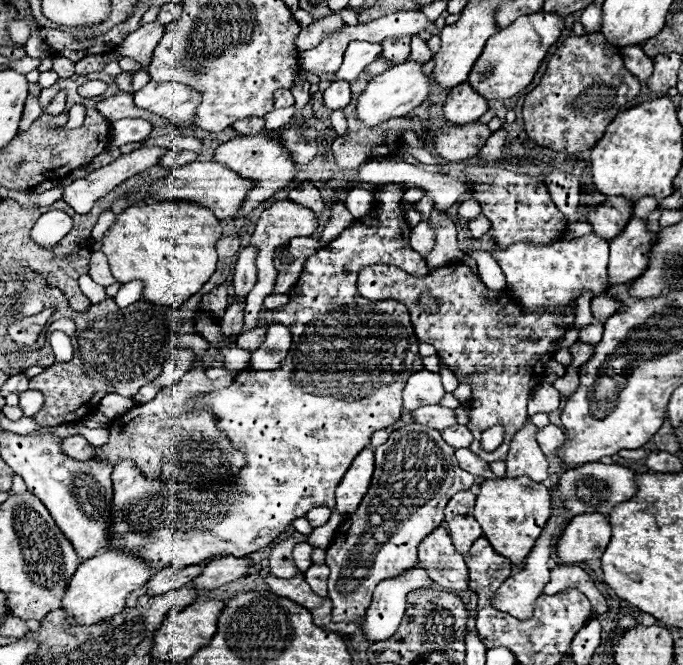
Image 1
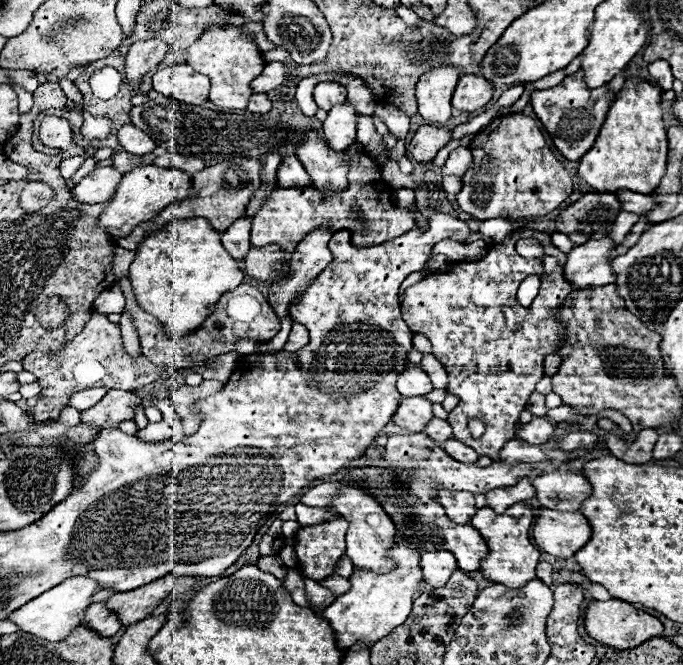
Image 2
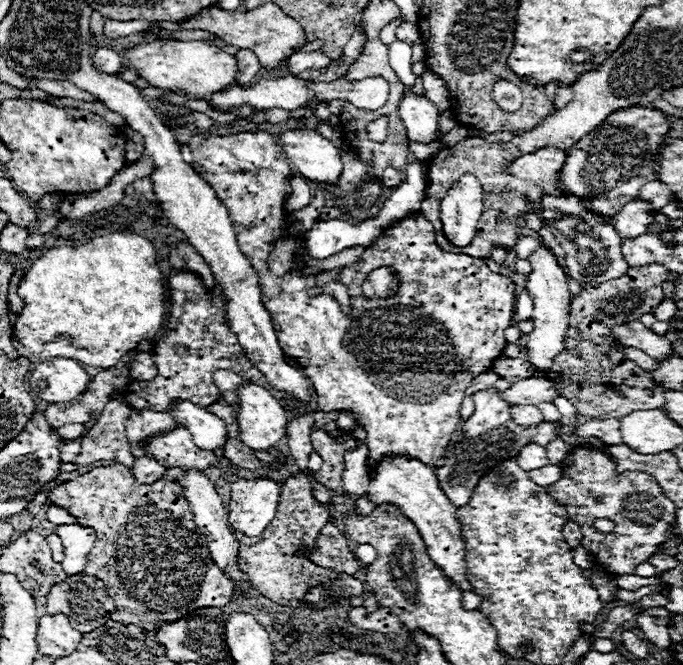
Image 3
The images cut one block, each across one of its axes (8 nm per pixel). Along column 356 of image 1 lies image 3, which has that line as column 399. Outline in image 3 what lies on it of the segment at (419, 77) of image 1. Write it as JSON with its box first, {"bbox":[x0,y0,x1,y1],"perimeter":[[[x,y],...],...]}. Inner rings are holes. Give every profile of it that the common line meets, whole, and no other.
{"bbox":[398,92,440,144],"perimeter":[[[406,92],[398,104],[398,114],[406,126],[410,142],[428,144],[436,138],[440,112],[426,96]]]}

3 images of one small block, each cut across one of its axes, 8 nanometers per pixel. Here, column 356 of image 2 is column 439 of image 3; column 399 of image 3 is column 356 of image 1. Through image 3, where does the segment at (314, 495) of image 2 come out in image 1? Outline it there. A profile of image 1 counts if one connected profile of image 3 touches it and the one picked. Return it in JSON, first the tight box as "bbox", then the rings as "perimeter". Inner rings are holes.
{"bbox":[336,448,374,516],"perimeter":[[[364,448],[344,474],[338,490],[336,490],[336,512],[348,516],[356,510],[360,500],[364,498],[370,478],[374,472],[374,450]]]}

